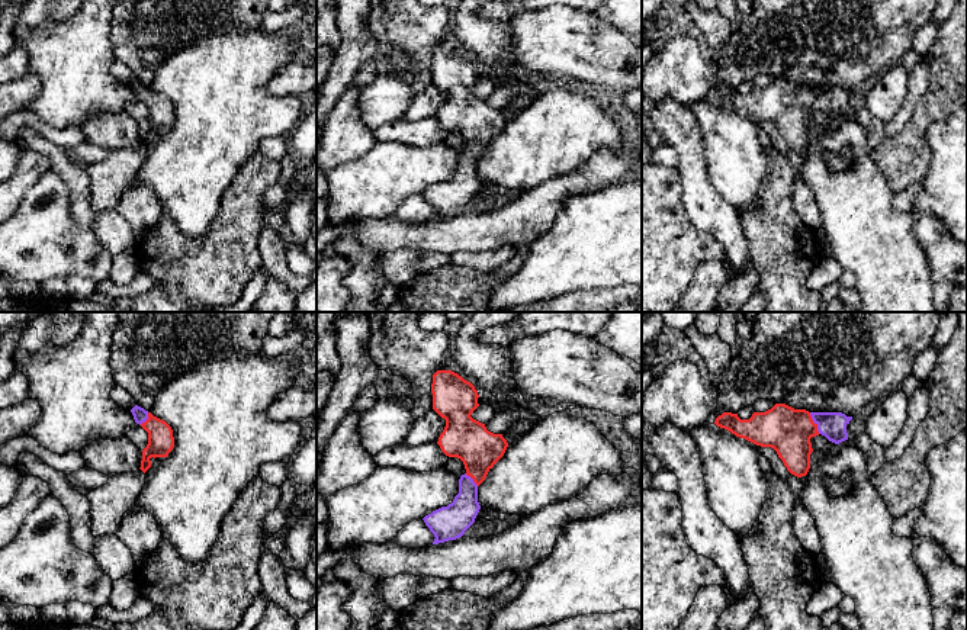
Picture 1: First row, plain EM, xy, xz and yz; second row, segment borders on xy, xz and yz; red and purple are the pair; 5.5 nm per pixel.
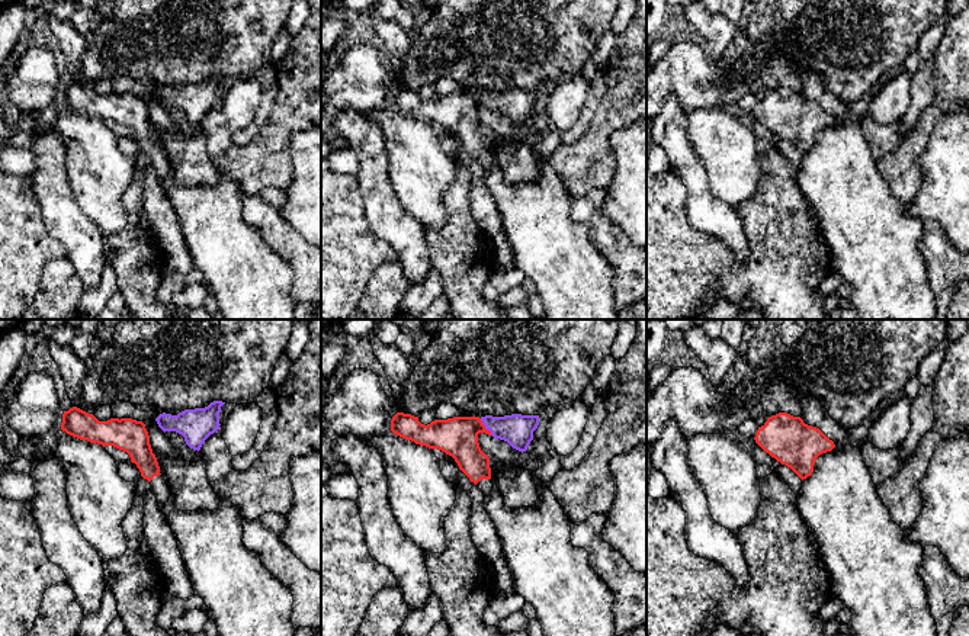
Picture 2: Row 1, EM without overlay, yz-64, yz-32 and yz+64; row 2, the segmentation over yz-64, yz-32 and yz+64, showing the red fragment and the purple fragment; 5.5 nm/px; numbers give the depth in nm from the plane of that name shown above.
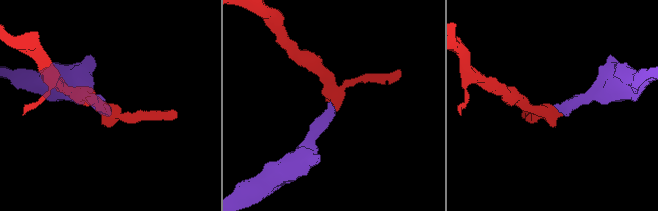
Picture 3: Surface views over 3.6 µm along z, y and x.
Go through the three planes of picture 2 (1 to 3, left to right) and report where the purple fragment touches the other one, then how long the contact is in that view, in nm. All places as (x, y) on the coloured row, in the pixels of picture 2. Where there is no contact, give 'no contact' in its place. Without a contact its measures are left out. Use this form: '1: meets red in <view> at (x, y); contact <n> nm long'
1: no contact
2: meets red in yz-32 at (484, 427); contact 120 nm long
3: no contact

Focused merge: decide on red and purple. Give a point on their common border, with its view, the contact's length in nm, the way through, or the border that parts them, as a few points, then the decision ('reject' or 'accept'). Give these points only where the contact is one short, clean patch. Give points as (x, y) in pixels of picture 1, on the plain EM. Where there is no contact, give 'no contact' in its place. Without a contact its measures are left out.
yz (813, 97) | 130 nm | across yz (786, 105), (813, 97), (832, 100) | accept

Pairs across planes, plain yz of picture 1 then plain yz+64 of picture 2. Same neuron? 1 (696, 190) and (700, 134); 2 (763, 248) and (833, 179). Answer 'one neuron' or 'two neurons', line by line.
1: two neurons
2: two neurons

